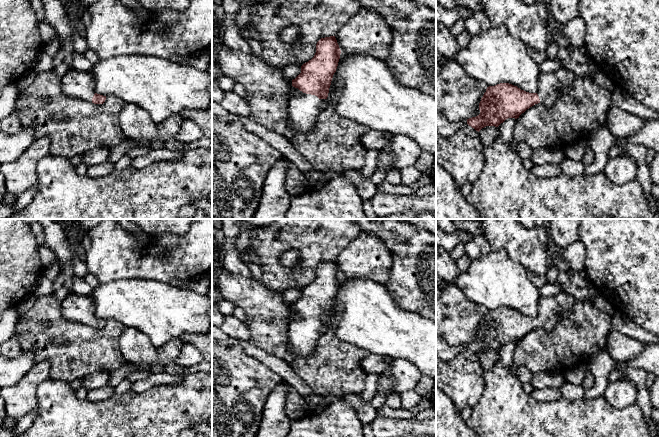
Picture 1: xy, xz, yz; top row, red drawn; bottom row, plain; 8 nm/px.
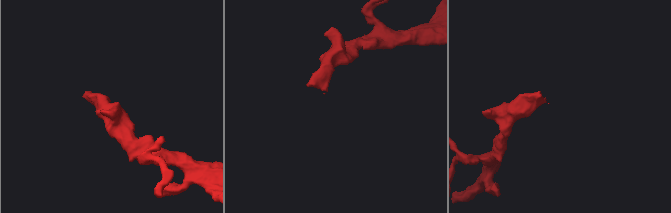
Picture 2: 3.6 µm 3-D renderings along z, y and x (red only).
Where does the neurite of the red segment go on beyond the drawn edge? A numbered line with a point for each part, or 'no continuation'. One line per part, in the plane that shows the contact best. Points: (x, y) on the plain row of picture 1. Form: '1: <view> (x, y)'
1: xz (303, 334)

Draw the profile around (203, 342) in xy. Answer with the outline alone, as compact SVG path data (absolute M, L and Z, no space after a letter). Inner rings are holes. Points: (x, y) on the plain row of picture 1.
M212 307L209 310L210 329L206 334L184 334L181 340L195 346L204 360L212 364Z

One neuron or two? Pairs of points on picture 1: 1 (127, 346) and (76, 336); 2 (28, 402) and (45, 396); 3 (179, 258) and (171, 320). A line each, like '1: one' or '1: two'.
1: two
2: two
3: two

